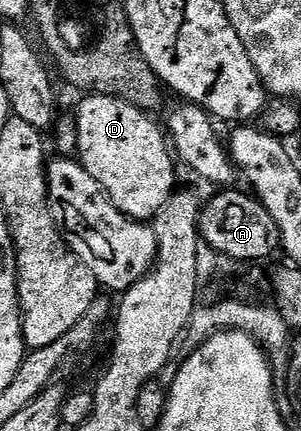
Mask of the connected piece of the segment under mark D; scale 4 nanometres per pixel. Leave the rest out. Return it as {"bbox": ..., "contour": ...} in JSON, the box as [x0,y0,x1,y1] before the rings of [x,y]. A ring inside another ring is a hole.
{"bbox":[75,95,177,222],"contour":[[[86,95],[85,100],[77,108],[77,120],[75,129],[77,131],[76,155],[79,163],[99,182],[102,190],[109,195],[109,200],[119,209],[124,216],[130,220],[142,222],[152,221],[154,216],[163,210],[163,202],[172,196],[175,191],[177,176],[173,173],[175,156],[167,143],[166,133],[153,121],[150,113],[123,102],[119,98],[110,96]]]}

